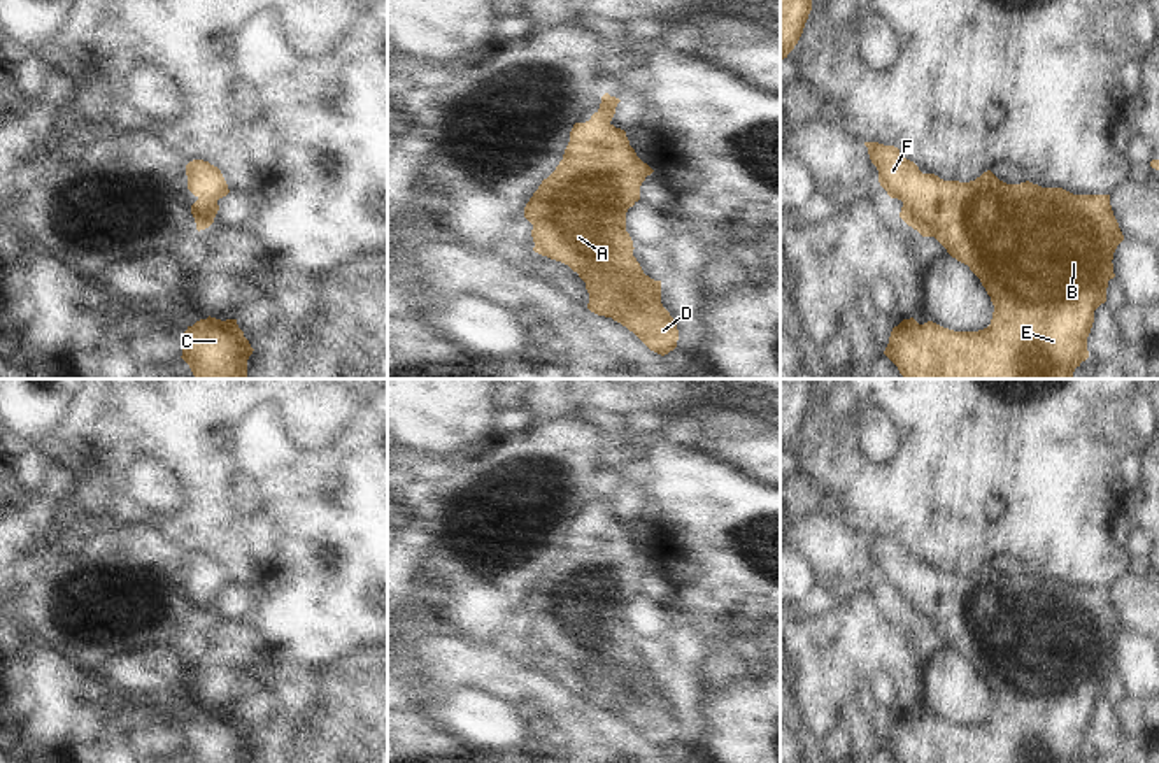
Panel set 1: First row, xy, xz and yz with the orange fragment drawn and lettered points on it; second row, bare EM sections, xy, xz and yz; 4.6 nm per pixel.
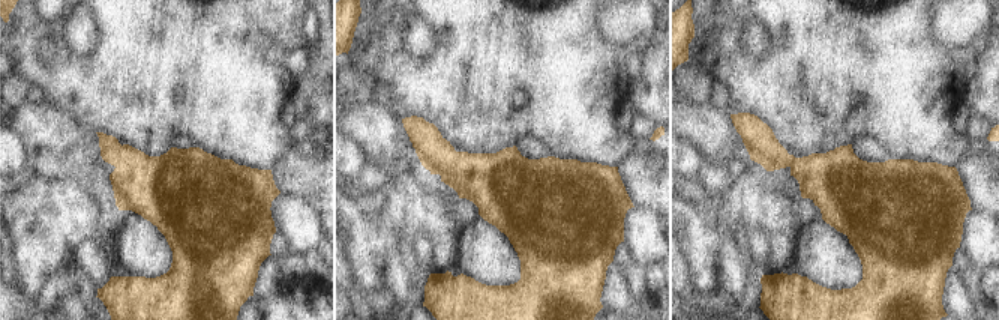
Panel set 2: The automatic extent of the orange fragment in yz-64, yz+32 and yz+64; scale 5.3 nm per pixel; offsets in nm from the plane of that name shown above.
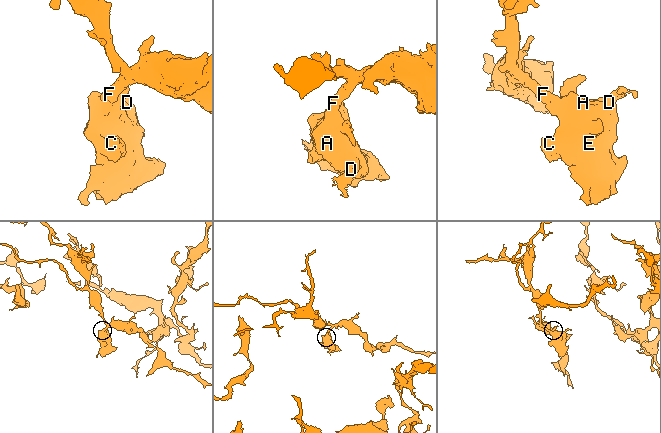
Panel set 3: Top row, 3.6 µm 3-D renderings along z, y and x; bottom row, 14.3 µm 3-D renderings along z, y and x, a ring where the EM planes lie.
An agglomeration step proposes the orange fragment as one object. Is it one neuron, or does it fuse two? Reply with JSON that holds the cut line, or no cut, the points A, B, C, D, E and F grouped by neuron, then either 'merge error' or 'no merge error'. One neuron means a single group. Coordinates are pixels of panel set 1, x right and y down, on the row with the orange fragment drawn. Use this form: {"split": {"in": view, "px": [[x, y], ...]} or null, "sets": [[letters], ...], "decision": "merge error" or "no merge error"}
{"split": null, "sets": [["A", "B", "C", "D", "E", "F"]], "decision": "no merge error"}

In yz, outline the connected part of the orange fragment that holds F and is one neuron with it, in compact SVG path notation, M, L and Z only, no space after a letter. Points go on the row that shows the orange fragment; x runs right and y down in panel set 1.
M864 142L864 146L868 147L871 163L878 170L880 186L891 198L903 202L899 217L922 237L935 237L952 258L968 265L970 270L980 279L994 305L991 324L978 332L954 332L933 321L919 324L914 317L903 319L892 328L889 344L884 351L884 354L898 367L899 374L905 379L1073 379L1075 368L1089 358L1087 337L1094 323L1094 310L1106 302L1108 281L1115 277L1112 263L1113 253L1124 240L1110 205L1110 195L1073 195L1063 188L1042 188L1029 181L1020 184L1006 184L991 170L970 182L943 181L935 174L922 174L919 167L907 160L894 146L884 146L878 142Z

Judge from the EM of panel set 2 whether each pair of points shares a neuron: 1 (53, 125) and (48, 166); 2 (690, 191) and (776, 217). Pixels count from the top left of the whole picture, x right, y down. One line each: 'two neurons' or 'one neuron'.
1: one neuron
2: two neurons

